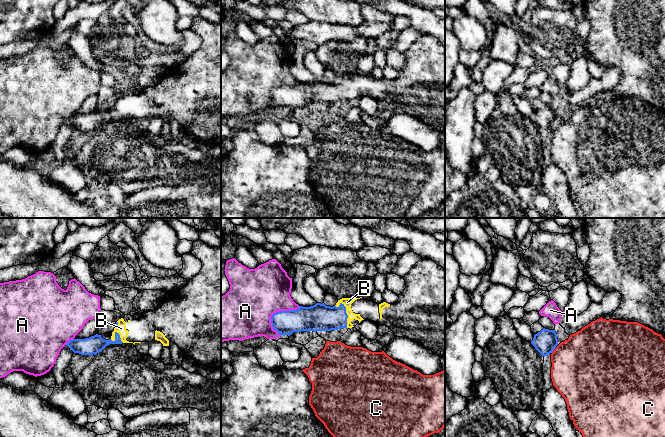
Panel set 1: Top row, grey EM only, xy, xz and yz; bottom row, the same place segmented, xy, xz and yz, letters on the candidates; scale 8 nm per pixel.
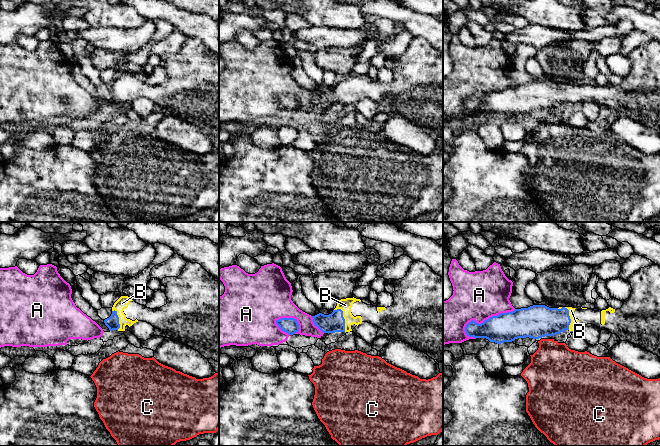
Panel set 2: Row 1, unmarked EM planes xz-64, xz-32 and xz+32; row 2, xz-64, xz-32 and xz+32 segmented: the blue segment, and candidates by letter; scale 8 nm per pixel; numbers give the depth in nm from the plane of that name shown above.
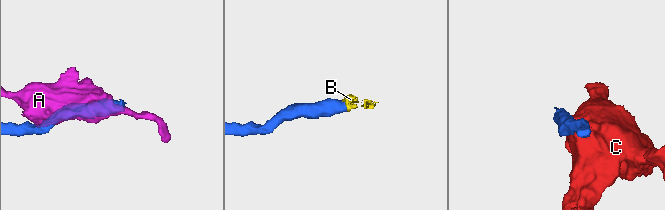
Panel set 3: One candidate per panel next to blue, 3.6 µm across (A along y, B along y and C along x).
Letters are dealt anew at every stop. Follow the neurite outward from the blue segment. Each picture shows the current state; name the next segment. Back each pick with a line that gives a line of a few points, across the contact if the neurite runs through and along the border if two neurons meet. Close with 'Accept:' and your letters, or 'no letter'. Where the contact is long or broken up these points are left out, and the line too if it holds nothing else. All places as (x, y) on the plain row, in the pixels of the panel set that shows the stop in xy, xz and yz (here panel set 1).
B: line xz (319, 93), (347, 91), (347, 78)
Accept: B

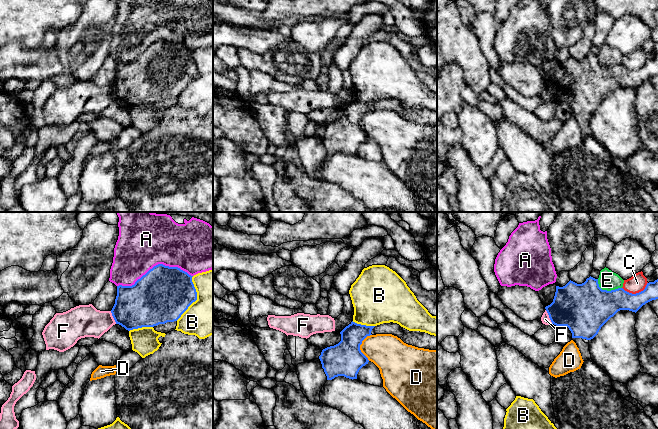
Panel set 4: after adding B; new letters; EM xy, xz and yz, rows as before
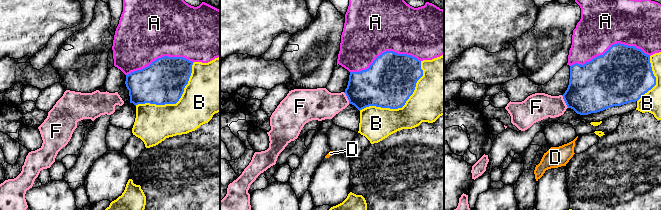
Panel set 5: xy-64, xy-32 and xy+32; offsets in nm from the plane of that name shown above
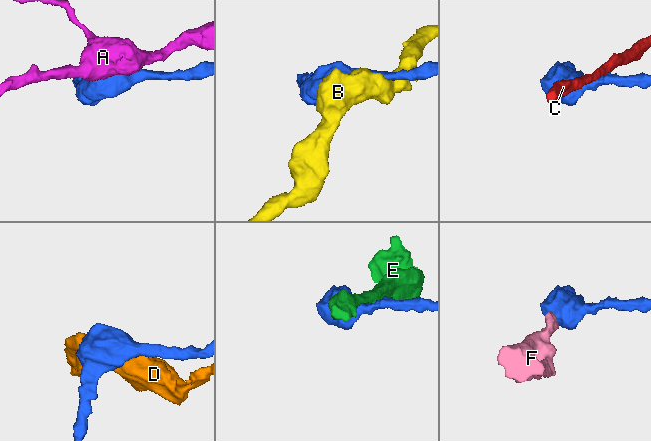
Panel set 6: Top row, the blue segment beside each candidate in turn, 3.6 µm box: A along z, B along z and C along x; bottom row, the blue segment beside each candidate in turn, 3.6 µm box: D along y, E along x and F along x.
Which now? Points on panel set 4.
Accept: no letter

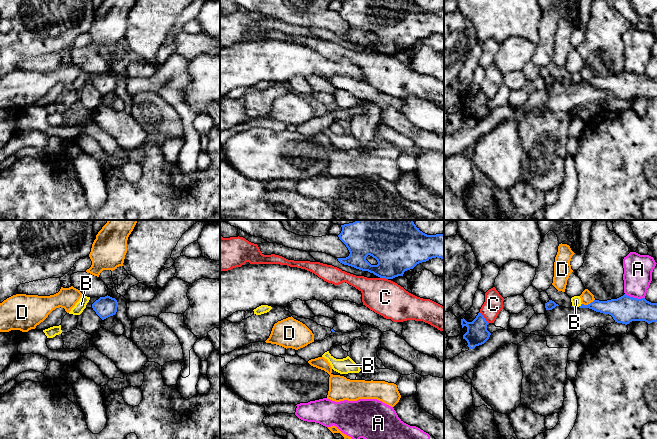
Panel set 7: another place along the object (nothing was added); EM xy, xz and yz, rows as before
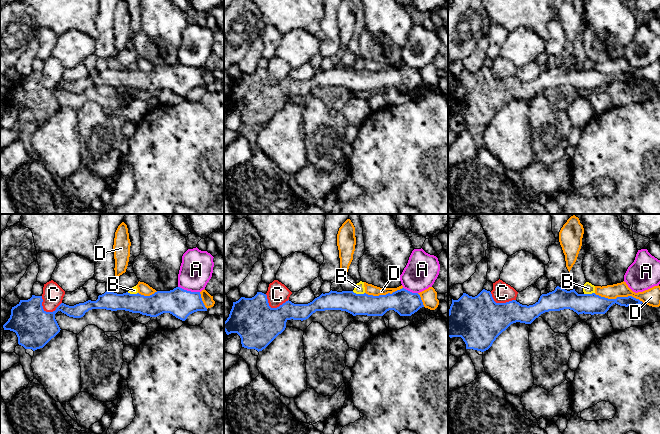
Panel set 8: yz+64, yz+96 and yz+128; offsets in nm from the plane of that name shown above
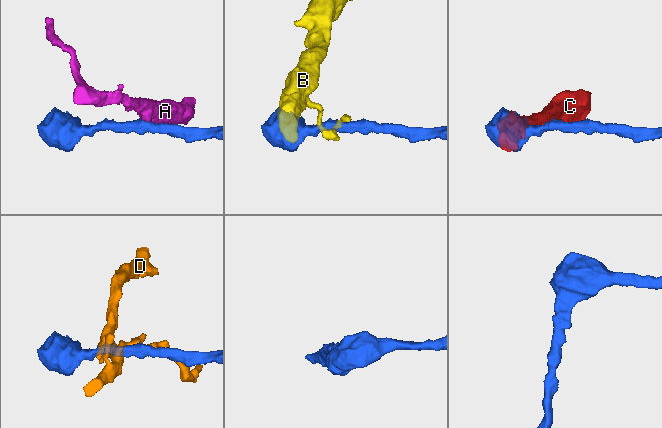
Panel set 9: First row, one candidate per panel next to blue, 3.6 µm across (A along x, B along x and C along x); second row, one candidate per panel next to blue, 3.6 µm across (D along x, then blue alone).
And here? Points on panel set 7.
Accept: no letter

